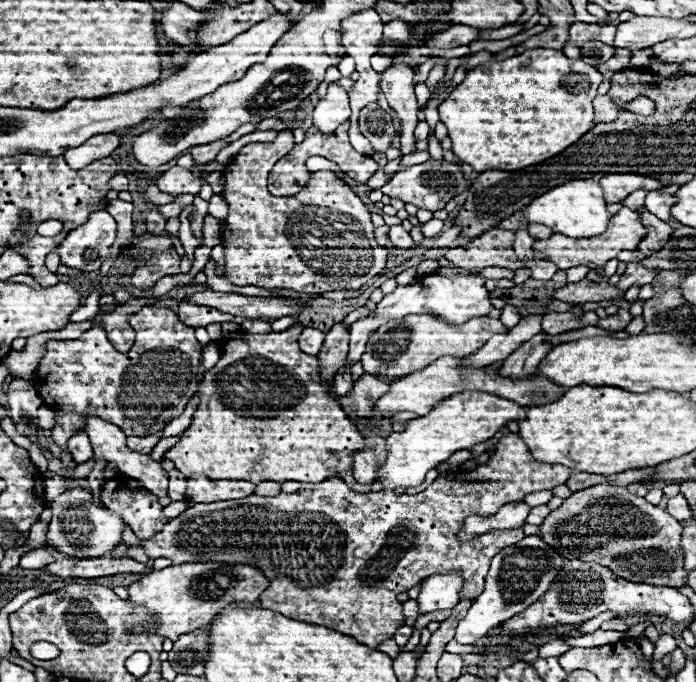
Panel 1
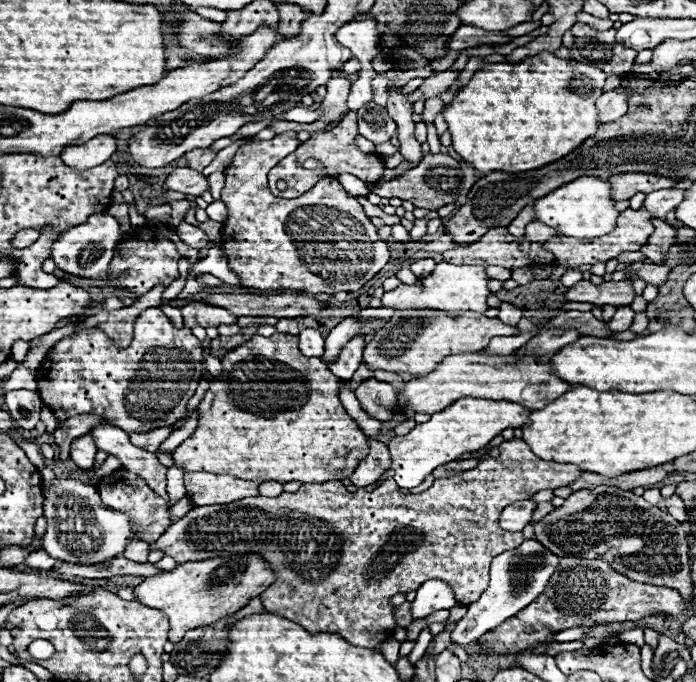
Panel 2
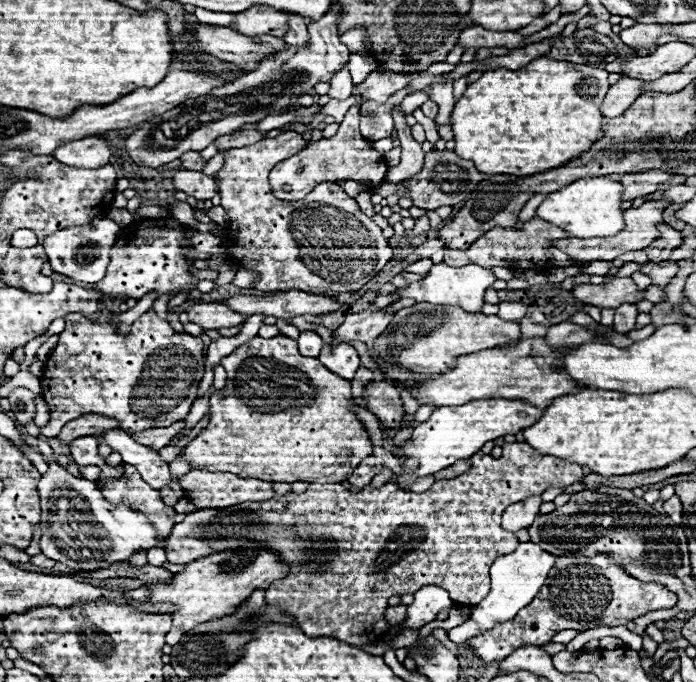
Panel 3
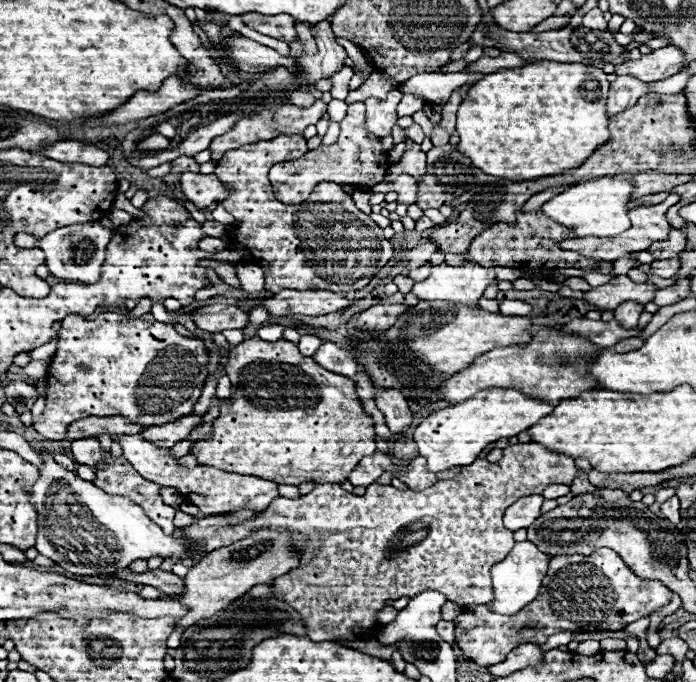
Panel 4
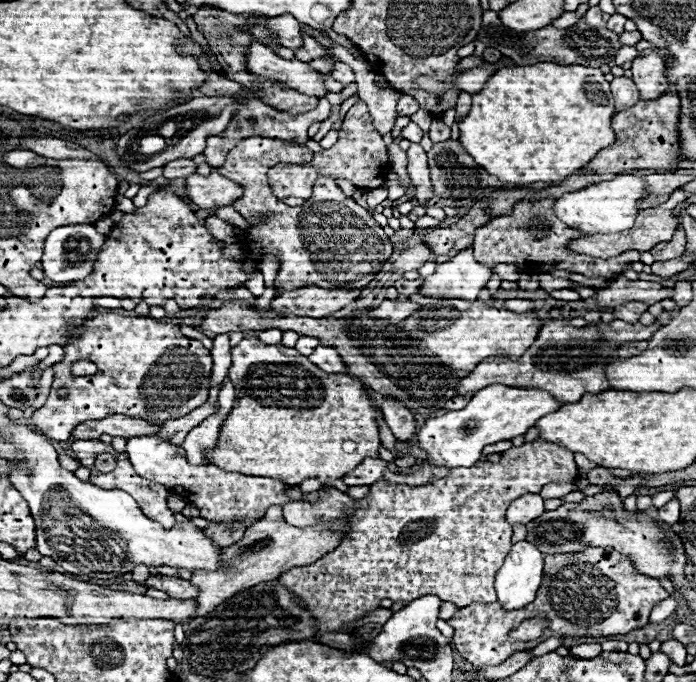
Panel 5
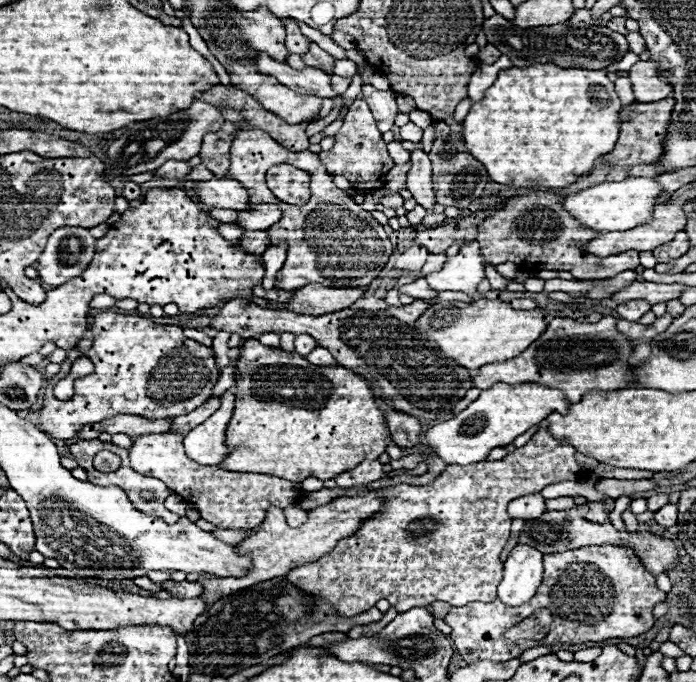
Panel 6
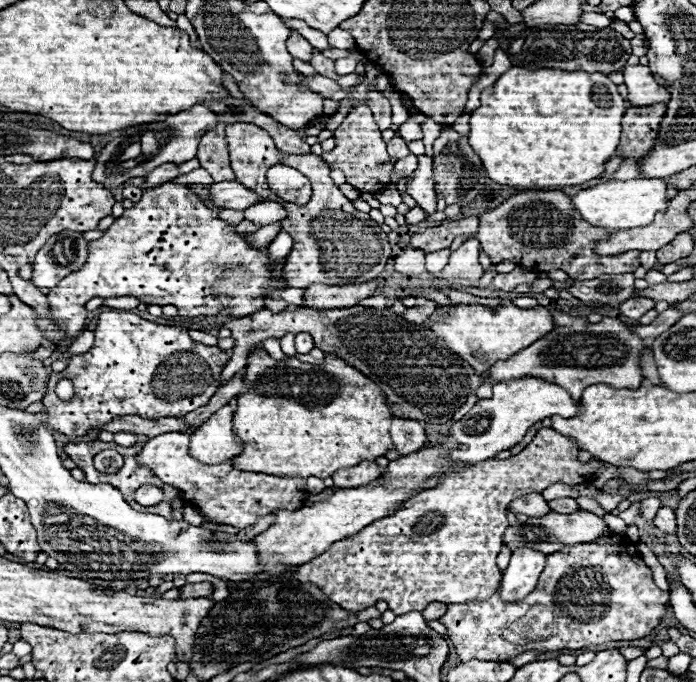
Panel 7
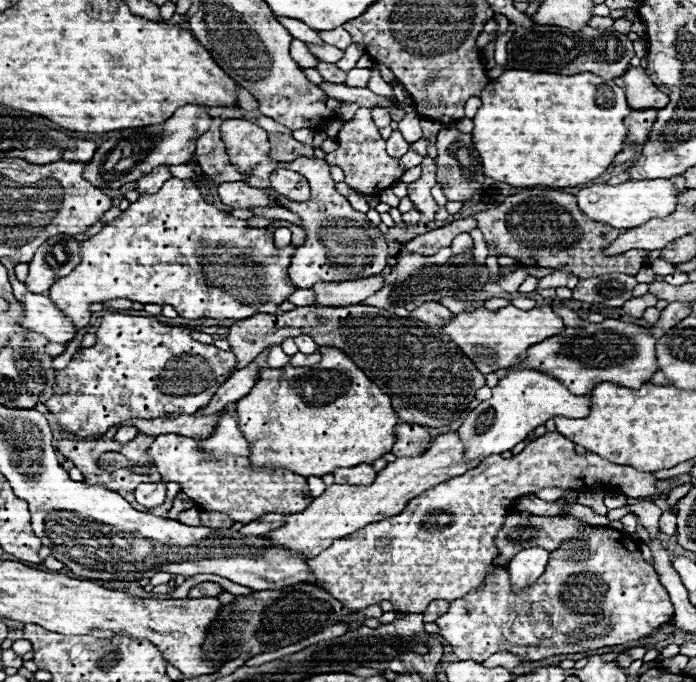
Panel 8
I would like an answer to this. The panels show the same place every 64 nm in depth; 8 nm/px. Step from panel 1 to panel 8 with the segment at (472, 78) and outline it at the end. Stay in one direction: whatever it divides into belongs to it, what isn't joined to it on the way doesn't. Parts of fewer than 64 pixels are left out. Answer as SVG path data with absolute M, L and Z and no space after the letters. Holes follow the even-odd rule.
M506 70L500 78L492 80L484 92L482 92L482 106L478 108L474 116L474 140L476 140L476 150L482 156L482 168L488 178L494 178L498 182L506 182L518 188L528 188L528 186L548 186L548 188L568 188L568 186L578 186L584 182L590 182L598 178L606 168L614 162L614 158L624 150L624 118L628 116L628 102L624 96L624 90L616 86L612 80L602 80L600 76L594 76L590 72L582 72L576 76L562 76L562 74L548 74L548 72L528 72L528 70Z

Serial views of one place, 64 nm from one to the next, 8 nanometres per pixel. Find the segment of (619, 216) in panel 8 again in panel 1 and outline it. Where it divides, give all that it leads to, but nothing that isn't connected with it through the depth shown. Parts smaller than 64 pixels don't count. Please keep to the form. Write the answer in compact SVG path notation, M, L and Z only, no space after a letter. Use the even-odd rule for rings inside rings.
M570 180L532 200L532 204L524 208L524 216L530 224L538 222L550 226L554 232L570 238L592 238L604 232L612 220L612 214L606 210L606 206L608 202L604 200L604 190L598 180Z

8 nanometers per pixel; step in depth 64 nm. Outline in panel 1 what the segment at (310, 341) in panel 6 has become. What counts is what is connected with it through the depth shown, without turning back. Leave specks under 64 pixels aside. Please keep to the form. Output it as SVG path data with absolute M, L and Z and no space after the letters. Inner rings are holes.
M304 328L300 334L300 348L304 354L318 356L322 342L324 342L324 332L320 332L316 328Z

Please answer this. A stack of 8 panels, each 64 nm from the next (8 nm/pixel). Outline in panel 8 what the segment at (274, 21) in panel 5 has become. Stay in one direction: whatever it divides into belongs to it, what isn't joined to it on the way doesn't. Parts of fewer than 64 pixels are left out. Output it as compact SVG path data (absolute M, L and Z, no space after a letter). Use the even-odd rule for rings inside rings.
M292 40L290 52L292 52L292 58L298 62L300 68L316 68L316 62L318 62L318 60L308 52L308 48L306 48L304 42Z

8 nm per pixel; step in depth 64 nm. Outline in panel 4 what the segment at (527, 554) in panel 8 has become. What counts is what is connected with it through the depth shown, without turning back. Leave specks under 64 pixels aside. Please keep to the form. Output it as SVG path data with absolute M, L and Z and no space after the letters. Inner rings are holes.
M516 542L512 552L492 568L492 582L494 582L494 600L490 602L492 610L504 616L514 616L524 606L528 606L536 596L540 582L548 570L548 556L540 552L532 542Z

